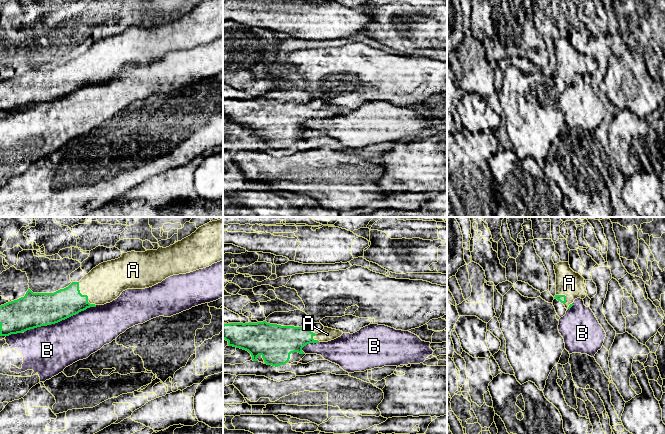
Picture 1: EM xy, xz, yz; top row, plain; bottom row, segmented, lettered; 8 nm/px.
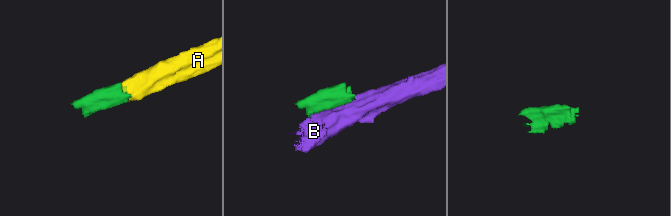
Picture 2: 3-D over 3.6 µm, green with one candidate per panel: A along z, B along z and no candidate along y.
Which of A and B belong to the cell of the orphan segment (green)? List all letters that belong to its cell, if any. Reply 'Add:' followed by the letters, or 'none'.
Add: A

